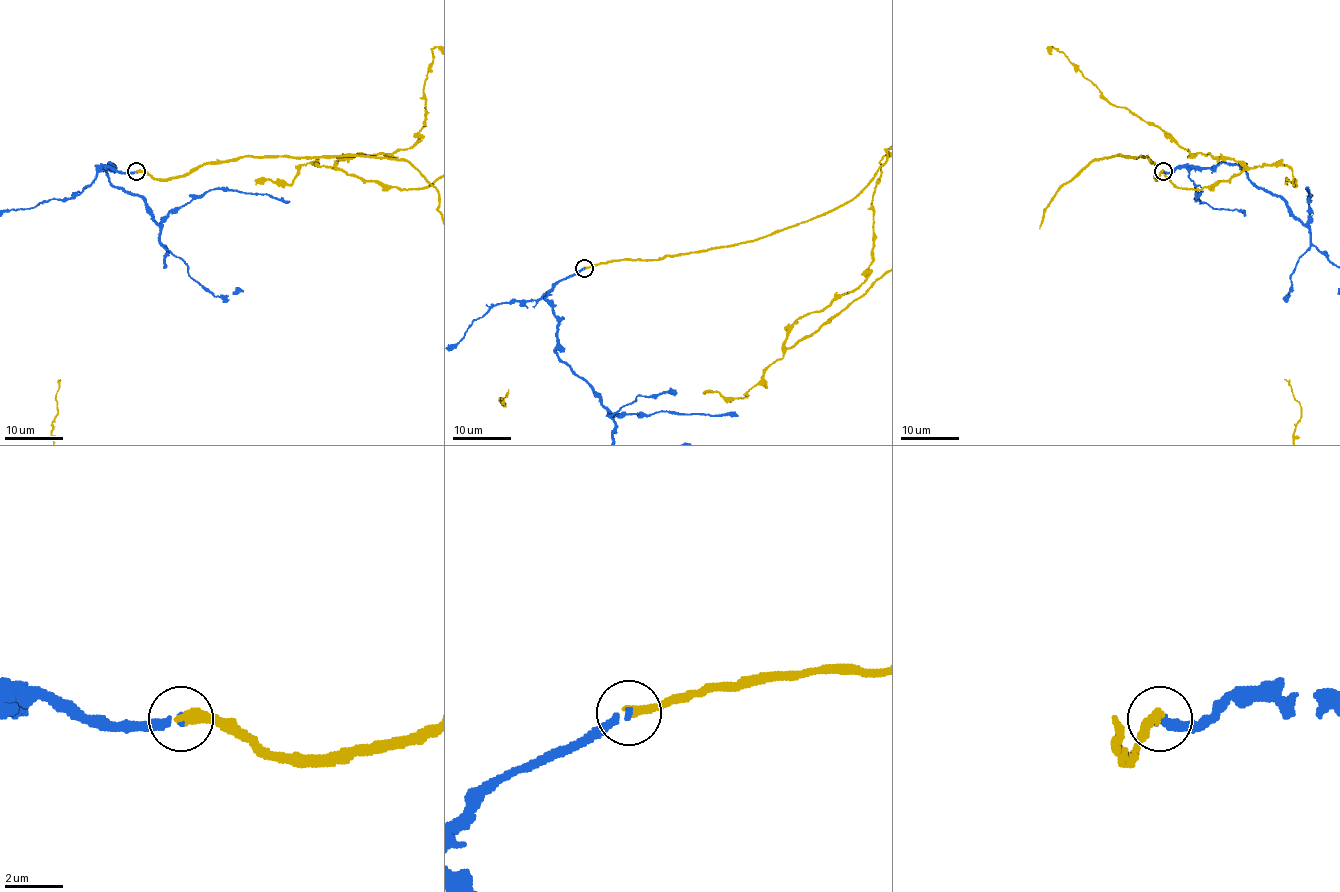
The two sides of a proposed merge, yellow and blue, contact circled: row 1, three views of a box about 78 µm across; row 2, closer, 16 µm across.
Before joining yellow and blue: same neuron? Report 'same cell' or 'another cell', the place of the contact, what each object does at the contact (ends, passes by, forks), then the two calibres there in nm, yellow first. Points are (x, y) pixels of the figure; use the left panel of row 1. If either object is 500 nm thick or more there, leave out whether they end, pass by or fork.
same cell; place (136, 171); yellow ends; blue ends; calibres 360 and 240 nm

